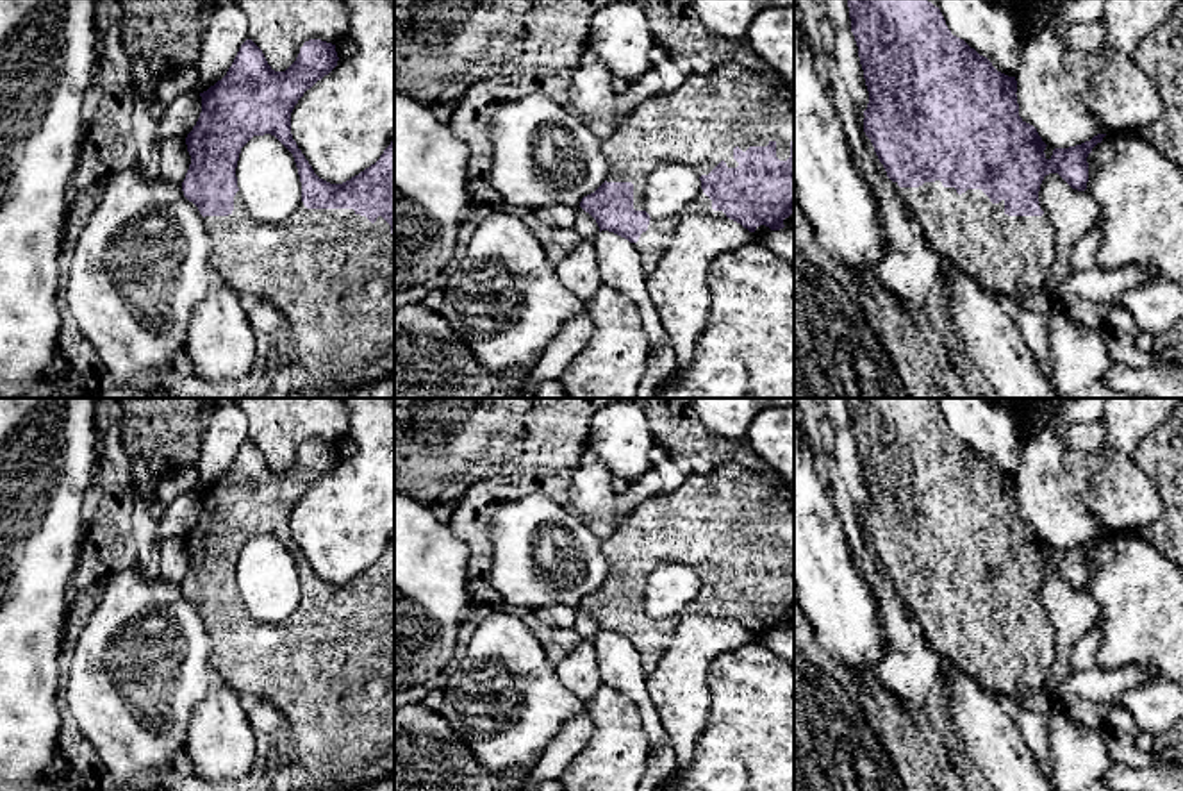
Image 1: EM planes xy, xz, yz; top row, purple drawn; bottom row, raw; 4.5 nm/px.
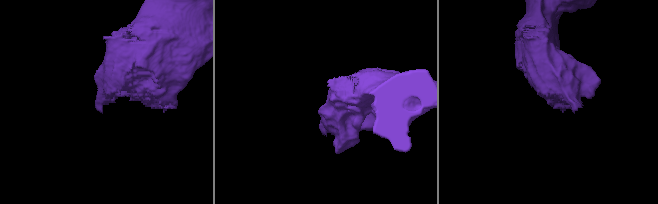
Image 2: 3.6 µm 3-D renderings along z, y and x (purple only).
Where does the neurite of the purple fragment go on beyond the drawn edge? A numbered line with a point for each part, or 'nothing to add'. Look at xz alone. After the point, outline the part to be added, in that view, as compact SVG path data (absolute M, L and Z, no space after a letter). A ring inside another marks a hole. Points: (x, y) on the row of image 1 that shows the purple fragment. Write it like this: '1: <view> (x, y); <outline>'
1: xz (698, 124); M737 61L710 73L692 73L671 93L639 104L600 141L608 161L607 182L633 184L633 209L644 211L648 177L664 164L685 164L699 177L721 161L737 168L733 148L776 143L776 157L790 157L794 109L764 75Z

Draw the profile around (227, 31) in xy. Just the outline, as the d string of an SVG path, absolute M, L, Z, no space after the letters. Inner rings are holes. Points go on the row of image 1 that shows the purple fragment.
M214 0L214 12L194 62L196 93L221 80L232 66L241 45L248 39L248 18L236 0Z

